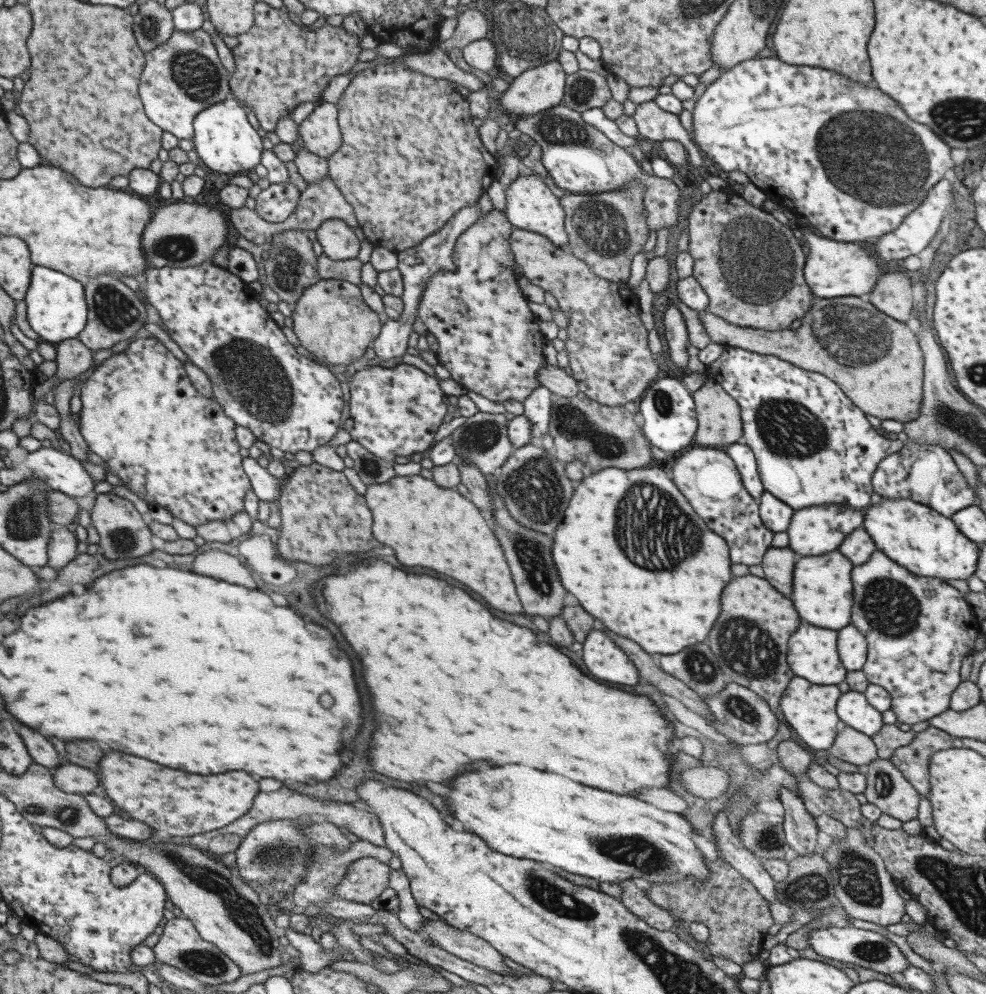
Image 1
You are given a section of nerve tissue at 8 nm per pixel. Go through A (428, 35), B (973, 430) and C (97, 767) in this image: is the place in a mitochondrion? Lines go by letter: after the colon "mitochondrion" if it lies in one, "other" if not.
A: other
B: mitochondrion
C: other

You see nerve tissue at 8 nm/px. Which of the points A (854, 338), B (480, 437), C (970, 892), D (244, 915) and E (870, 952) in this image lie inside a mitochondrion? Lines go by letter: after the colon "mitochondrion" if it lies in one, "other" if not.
A: mitochondrion
B: mitochondrion
C: mitochondrion
D: mitochondrion
E: mitochondrion

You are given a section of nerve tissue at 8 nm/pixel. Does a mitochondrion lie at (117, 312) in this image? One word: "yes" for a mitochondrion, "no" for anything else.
yes

